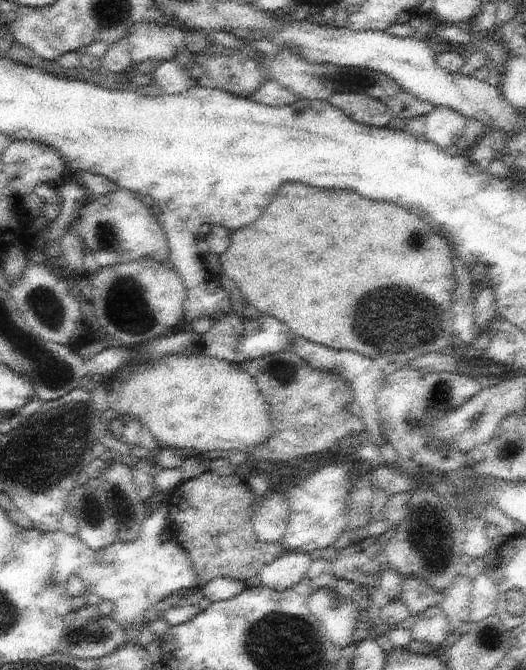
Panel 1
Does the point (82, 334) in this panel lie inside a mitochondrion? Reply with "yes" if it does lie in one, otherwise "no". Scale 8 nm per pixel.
yes

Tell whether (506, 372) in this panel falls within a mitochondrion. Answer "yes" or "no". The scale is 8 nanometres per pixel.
no

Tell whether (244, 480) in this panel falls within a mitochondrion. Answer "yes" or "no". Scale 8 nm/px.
no

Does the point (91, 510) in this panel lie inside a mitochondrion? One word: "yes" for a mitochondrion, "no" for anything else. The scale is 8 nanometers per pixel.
yes

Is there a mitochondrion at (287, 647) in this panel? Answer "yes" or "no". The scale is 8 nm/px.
yes

